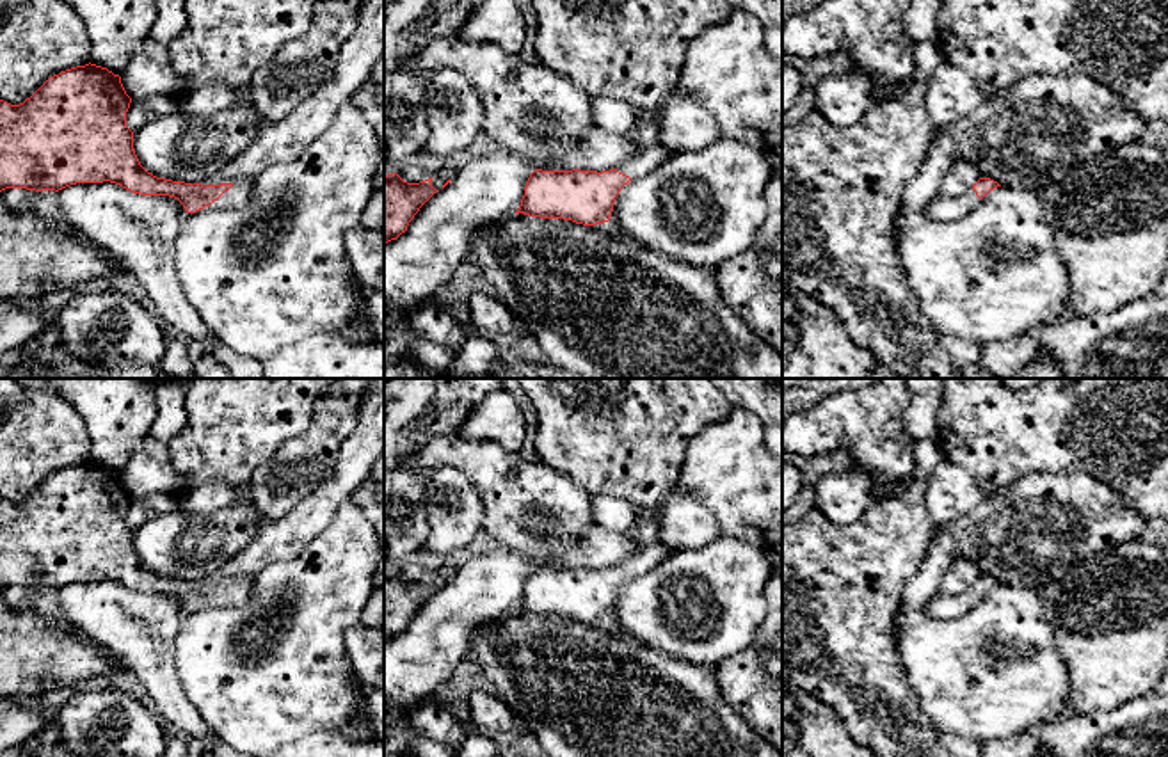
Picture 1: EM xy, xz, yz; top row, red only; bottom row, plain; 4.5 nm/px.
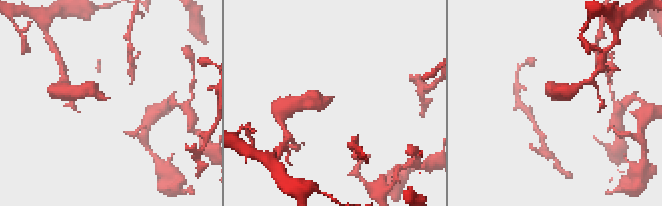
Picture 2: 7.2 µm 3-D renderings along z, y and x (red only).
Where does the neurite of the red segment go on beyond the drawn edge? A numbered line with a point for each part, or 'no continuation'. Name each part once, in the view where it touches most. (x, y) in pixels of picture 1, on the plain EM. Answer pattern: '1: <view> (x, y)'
1: xy (239, 592)

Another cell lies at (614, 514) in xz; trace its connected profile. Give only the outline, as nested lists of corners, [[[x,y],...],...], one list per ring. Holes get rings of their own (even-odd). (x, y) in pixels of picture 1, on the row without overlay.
[[[592,496],[590,510],[596,524],[615,533],[629,531],[640,512],[633,503],[612,496]]]

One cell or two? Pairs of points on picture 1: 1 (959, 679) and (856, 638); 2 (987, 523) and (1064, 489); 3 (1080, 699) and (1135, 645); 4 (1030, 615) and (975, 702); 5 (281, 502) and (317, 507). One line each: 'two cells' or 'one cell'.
1: two cells
2: one cell
3: one cell
4: one cell
5: two cells

